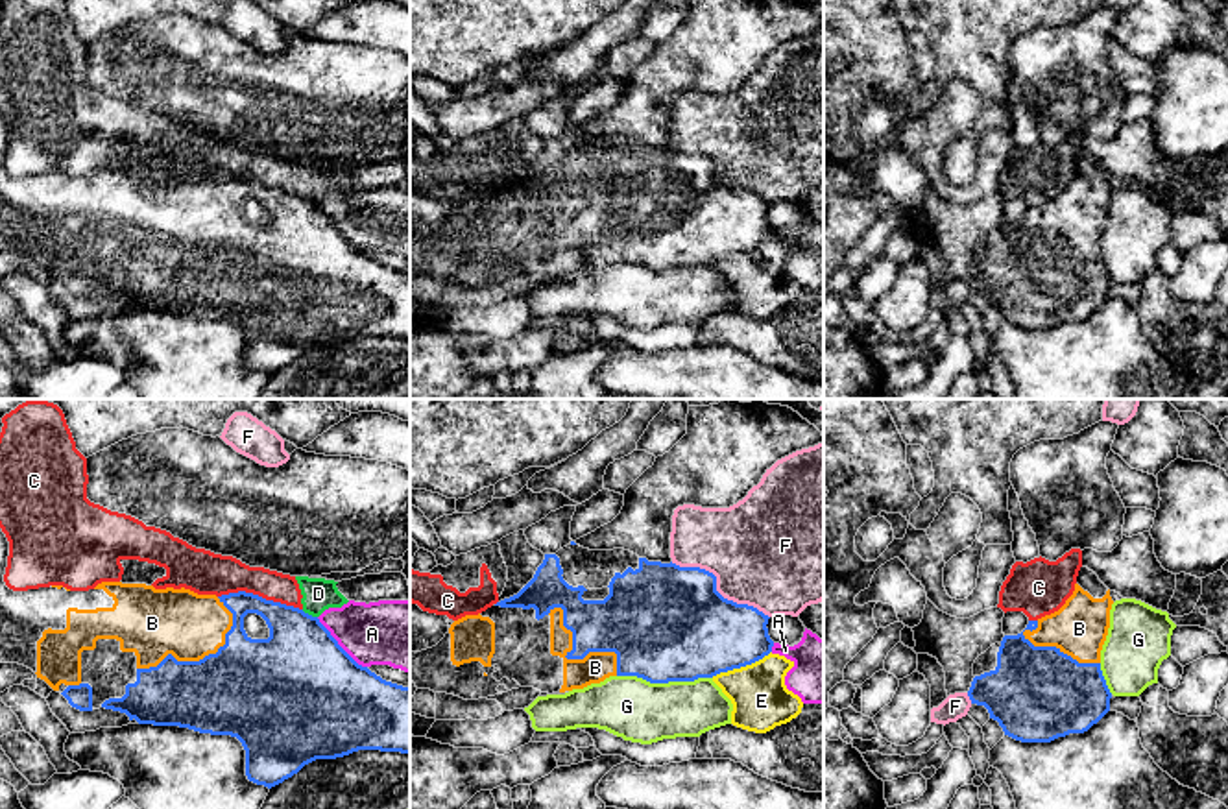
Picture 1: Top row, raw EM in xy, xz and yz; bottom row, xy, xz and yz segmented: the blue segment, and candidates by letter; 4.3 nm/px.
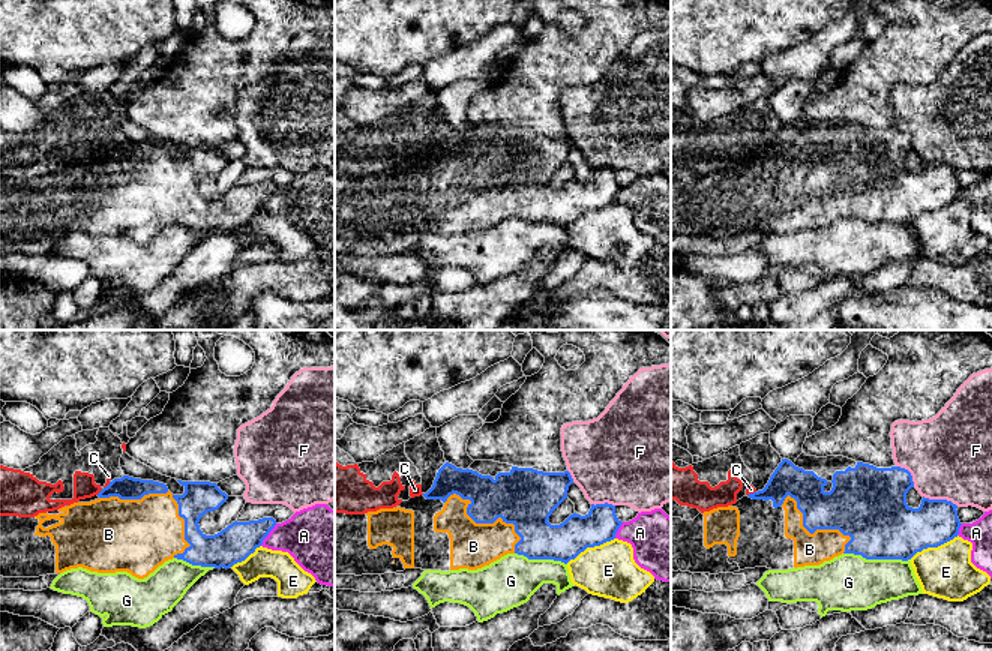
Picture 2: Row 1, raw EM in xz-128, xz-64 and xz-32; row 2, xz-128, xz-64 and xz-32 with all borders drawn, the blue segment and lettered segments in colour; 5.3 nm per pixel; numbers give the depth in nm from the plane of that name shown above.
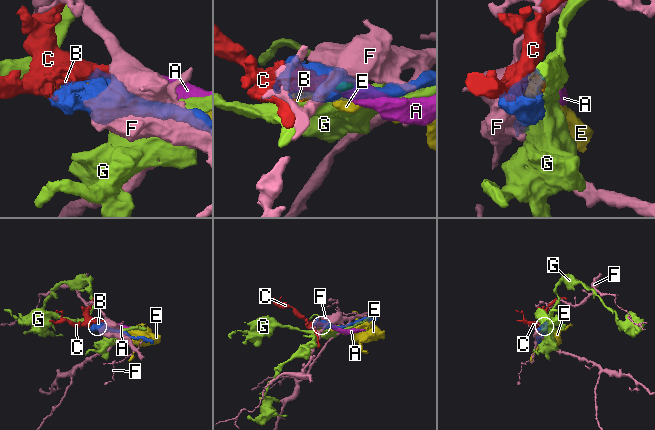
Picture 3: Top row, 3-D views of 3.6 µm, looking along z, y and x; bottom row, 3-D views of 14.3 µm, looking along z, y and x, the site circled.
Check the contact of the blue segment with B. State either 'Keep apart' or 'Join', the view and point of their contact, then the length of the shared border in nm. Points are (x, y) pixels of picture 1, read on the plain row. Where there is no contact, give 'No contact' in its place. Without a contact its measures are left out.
Join. Touches blue at xz (571, 244). Shared border 420 nm

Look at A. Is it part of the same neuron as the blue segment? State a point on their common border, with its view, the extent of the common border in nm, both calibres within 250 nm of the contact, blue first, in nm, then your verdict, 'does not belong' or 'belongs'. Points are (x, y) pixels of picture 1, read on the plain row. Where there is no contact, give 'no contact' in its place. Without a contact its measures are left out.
xy (338, 231) | 320 nm | 500/280 nm | does not belong

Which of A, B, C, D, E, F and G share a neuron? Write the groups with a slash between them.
A C D / B / E / F / G

